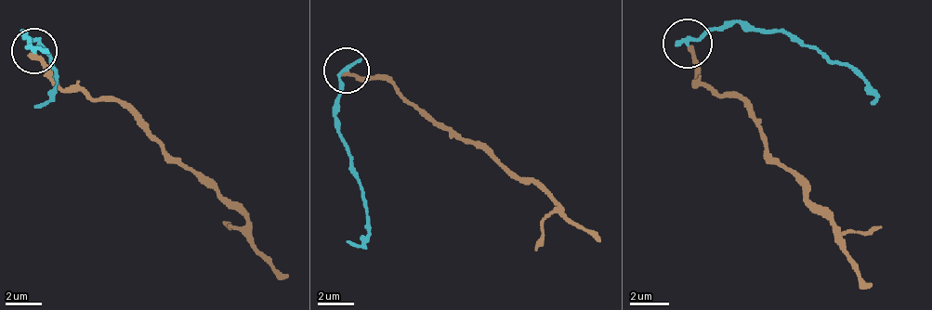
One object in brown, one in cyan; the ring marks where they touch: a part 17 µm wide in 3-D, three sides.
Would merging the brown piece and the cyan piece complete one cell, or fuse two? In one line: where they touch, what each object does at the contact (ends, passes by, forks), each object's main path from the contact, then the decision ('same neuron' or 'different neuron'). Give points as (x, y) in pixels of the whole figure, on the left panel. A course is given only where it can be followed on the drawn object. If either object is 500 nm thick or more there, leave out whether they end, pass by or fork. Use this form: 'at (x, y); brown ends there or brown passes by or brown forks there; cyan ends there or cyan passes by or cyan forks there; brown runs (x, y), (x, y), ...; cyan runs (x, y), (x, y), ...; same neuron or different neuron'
at (33, 51); brown ends there; cyan ends there; brown runs (32, 54), (65, 91), (115, 99), (165, 150), (220, 196), (289, 277); cyan runs (32, 49), (23, 32), (37, 40), (56, 68), (56, 91), (32, 109); different neuron

